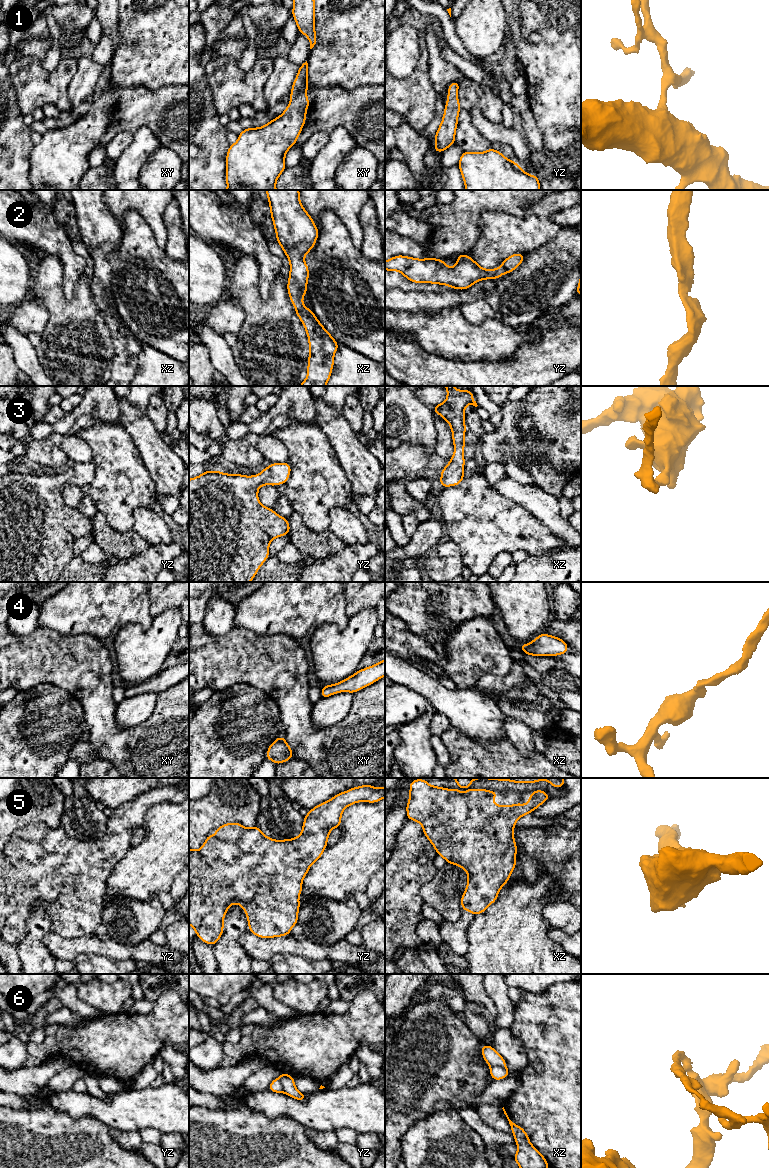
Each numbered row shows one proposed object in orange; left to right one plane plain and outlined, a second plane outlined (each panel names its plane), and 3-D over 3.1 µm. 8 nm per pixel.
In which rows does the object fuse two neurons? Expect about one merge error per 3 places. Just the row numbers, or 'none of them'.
6

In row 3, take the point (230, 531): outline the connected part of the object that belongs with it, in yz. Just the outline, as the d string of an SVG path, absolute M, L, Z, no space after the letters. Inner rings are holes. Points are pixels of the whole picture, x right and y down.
M289 462L271 463L258 475L245 476L242 474L226 474L219 470L206 470L203 474L189 479L189 582L250 582L257 574L260 566L269 557L270 542L276 537L289 535L290 525L287 518L279 516L273 509L264 507L258 500L258 490L261 485L277 486L285 484L290 476L291 466Z

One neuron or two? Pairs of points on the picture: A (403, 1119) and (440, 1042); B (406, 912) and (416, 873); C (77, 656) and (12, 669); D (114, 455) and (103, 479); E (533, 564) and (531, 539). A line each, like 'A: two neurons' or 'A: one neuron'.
A: one neuron
B: one neuron
C: one neuron
D: one neuron
E: two neurons

